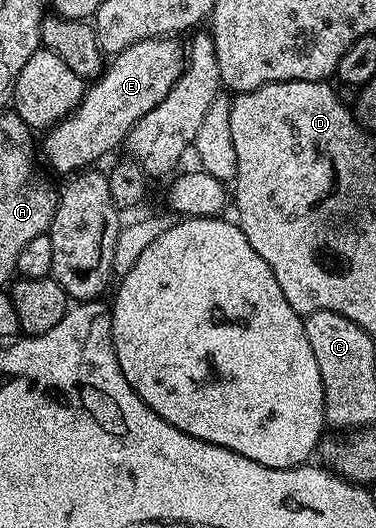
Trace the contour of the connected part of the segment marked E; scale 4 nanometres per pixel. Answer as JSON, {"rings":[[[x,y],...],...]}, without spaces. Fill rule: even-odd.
{"rings":[[[174,38],[141,40],[117,53],[111,59],[114,61],[105,65],[102,75],[83,91],[81,102],[49,129],[43,140],[41,137],[40,156],[52,171],[74,174],[97,165],[94,163],[101,156],[125,141],[136,121],[164,102],[168,90],[182,77],[184,67],[184,48],[176,41]]]}

